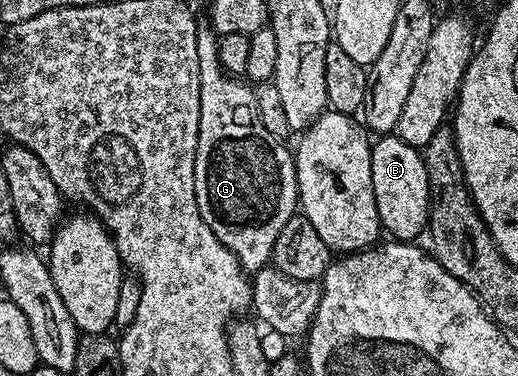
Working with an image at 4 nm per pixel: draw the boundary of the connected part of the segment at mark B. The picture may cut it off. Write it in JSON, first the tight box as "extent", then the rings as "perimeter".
{"extent":[371,134,431,242],"perimeter":[[[383,134],[376,140],[379,141],[371,144],[371,177],[382,231],[399,242],[418,241],[418,236],[424,235],[427,227],[431,206],[427,167],[420,149],[409,146],[395,134]]]}

